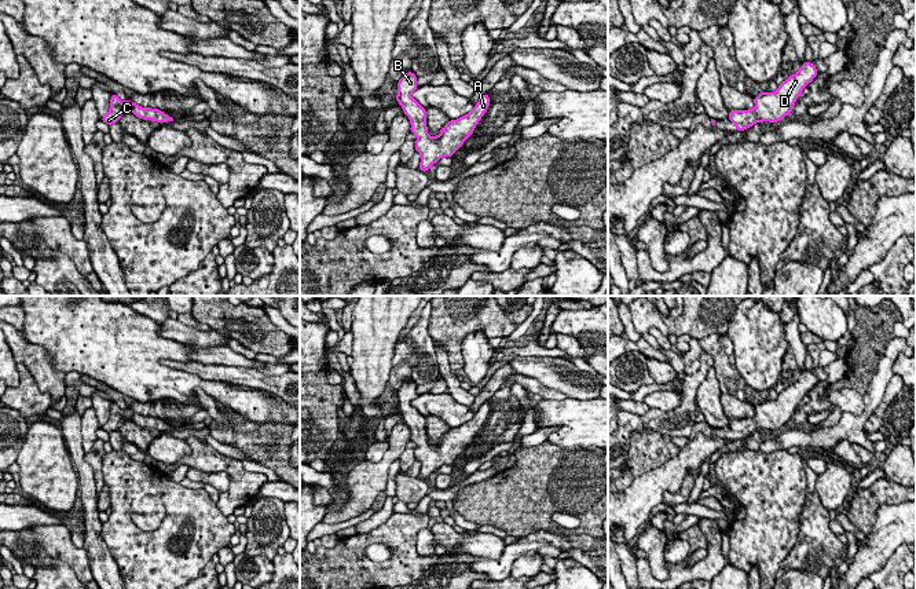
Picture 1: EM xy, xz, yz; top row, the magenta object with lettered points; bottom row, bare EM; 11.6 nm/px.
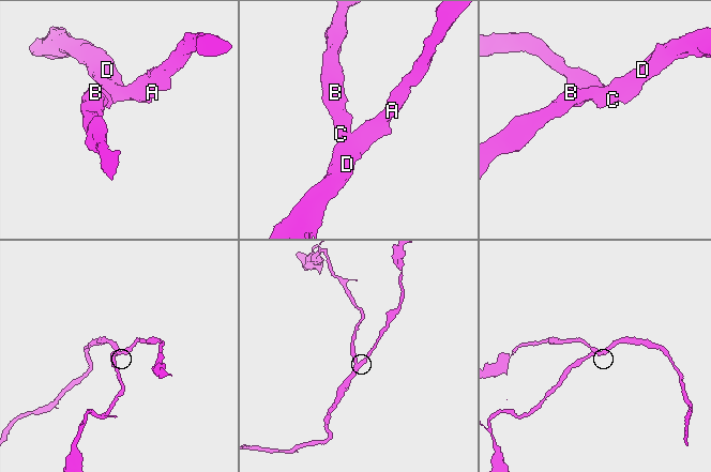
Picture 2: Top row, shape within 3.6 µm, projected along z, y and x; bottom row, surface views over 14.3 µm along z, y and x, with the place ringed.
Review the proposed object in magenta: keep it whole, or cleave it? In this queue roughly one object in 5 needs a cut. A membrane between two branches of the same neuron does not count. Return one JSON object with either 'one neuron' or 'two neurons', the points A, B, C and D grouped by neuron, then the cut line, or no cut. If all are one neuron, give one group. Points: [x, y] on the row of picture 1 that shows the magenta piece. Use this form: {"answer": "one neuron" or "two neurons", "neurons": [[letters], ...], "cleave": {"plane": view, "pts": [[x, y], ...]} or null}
{"answer": "one neuron", "neurons": [["A", "B", "C", "D"]], "cleave": null}

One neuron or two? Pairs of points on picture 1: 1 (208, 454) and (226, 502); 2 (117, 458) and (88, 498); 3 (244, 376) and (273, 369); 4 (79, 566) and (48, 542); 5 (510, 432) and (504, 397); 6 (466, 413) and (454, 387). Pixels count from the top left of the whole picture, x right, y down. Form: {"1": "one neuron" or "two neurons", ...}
{"1": "one neuron", "2": "two neurons", "3": "two neurons", "4": "one neuron", "5": "one neuron", "6": "two neurons"}

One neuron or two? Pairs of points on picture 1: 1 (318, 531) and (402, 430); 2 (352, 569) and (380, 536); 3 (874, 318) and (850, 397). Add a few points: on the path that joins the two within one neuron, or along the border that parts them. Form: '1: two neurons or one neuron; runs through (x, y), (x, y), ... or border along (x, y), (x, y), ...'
1: two neurons; border along (356, 515), (336, 523), (322, 522)
2: one neuron; runs through (352, 559), (352, 555), (370, 538)
3: two neurons; border along (828, 392), (854, 388), (863, 395)

